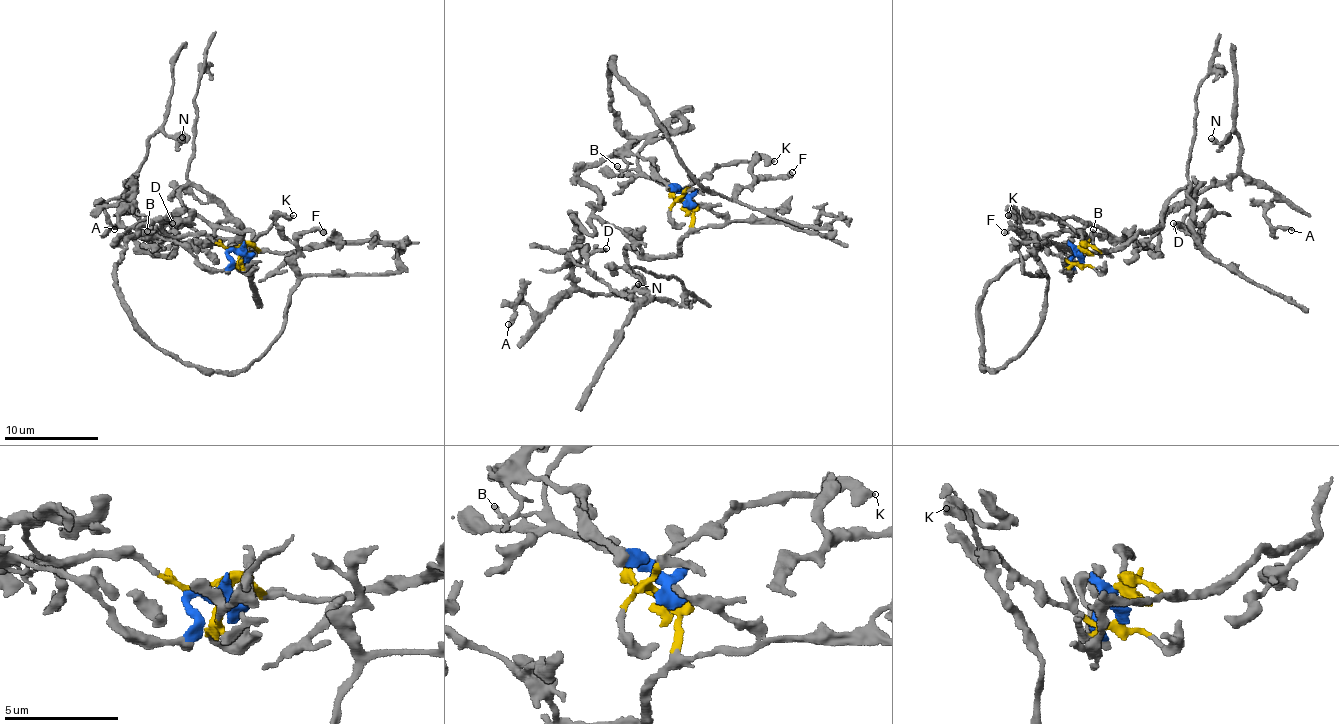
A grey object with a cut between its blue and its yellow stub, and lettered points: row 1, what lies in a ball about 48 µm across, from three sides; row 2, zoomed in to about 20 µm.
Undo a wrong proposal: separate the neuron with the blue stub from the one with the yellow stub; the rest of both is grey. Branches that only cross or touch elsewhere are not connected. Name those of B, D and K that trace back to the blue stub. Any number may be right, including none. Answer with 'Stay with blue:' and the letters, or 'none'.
Stay with blue: B

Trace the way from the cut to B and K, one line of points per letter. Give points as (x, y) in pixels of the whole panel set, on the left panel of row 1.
B: (240, 248), (223, 269), (210, 269), (171, 241), (156, 238), (146, 231)
K: (241, 248), (242, 255), (238, 259), (242, 262), (258, 237), (266, 234), (281, 216), (294, 216)

